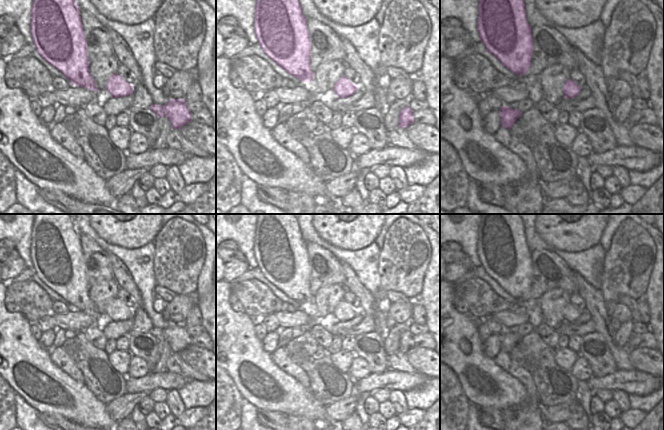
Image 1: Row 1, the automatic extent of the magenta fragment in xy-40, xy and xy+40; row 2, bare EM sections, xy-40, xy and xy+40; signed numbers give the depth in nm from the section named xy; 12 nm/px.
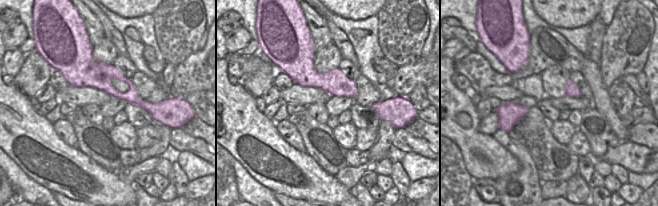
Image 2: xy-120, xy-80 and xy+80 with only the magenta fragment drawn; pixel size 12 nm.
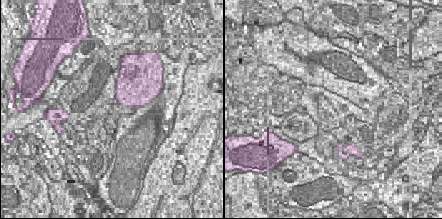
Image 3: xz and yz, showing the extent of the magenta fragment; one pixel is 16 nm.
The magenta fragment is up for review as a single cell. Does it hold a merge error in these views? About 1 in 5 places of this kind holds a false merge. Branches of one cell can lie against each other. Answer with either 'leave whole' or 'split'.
leave whole

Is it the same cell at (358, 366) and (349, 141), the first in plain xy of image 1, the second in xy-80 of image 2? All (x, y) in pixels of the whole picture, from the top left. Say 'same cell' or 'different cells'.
different cells

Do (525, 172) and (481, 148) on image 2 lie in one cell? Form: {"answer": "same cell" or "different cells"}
{"answer": "different cells"}

